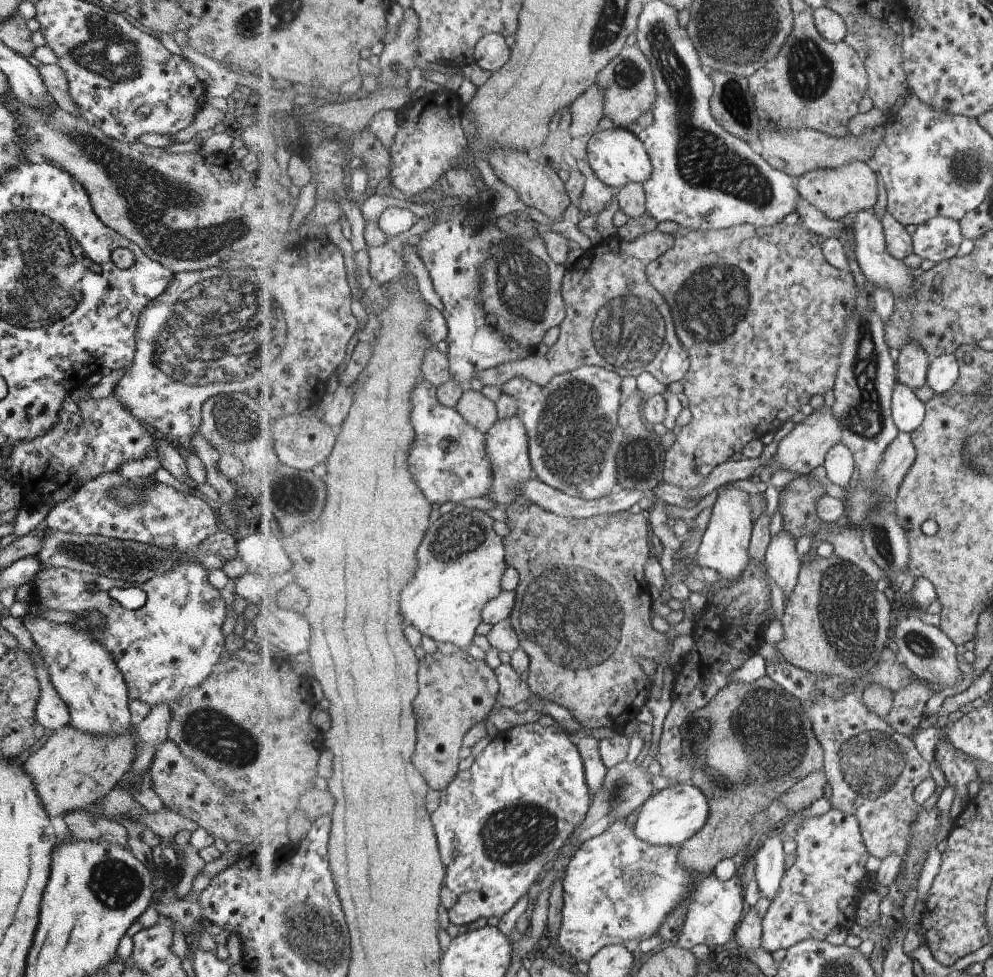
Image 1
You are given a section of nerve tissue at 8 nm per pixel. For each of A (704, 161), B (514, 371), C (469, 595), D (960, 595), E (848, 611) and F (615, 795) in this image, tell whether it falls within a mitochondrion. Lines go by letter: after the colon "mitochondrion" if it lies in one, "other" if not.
A: mitochondrion
B: other
C: other
D: other
E: mitochondrion
F: mitochondrion

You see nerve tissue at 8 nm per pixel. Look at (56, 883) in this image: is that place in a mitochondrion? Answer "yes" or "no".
no

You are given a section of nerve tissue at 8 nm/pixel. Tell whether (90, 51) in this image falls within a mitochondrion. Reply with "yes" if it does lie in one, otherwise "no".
yes

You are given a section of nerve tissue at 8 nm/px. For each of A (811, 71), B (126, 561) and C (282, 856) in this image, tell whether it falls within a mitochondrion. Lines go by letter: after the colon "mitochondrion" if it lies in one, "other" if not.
A: mitochondrion
B: mitochondrion
C: other

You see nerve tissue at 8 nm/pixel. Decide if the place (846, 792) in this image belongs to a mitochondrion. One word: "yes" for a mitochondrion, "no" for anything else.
yes

